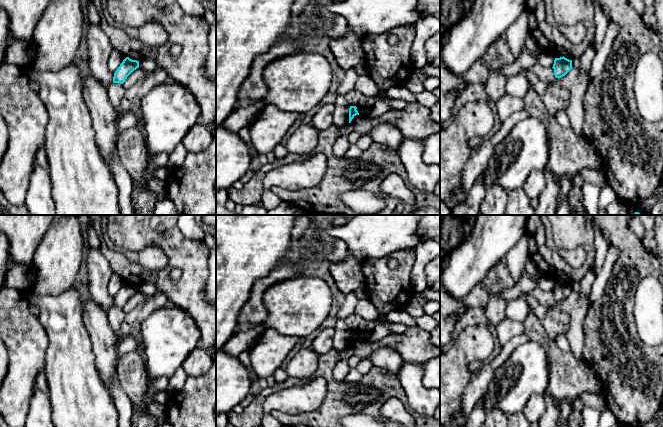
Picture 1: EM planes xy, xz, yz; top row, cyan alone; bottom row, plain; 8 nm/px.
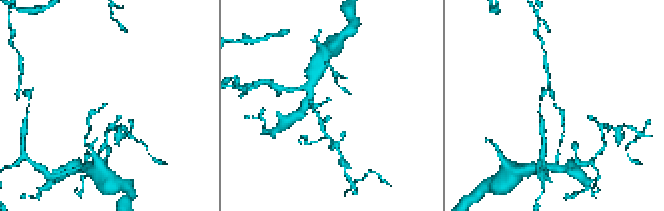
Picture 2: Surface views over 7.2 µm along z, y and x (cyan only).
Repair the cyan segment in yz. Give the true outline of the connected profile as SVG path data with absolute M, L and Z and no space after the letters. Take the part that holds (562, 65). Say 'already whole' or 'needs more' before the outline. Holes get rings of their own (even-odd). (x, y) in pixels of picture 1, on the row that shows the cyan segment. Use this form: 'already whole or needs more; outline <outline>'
already whole; outline M560 57L555 58L553 67L554 75L556 78L561 78L565 76L573 67L572 67L572 60L567 58Z

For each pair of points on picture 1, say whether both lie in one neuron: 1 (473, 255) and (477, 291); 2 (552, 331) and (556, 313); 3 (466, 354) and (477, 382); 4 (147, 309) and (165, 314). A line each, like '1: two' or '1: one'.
1: two
2: one
3: two
4: two

